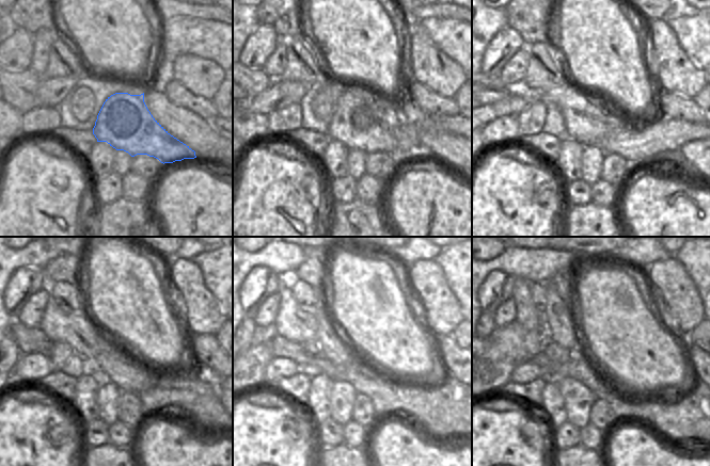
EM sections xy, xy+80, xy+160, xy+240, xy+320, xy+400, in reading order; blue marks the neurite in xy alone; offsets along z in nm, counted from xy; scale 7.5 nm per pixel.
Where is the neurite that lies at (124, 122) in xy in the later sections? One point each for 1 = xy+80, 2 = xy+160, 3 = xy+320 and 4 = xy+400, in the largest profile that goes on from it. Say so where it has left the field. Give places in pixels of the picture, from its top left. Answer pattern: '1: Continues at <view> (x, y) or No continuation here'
1: Continues at xy+80 (363, 121)
2: Continues at xy+160 (585, 121)
3: Continues at xy+320 (294, 322)
4: Continues at xy+400 (526, 316)

